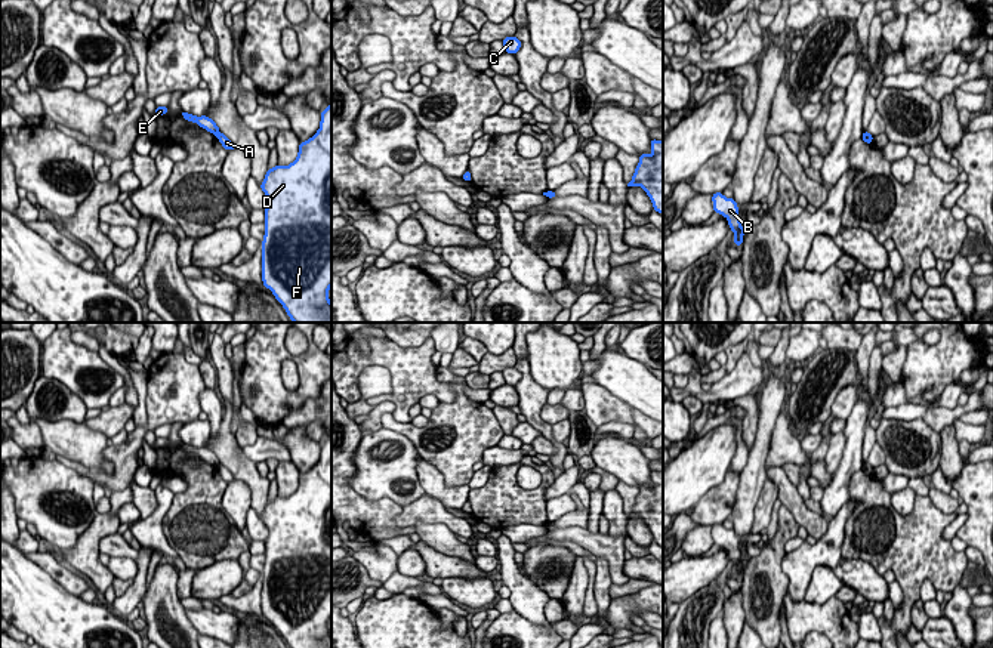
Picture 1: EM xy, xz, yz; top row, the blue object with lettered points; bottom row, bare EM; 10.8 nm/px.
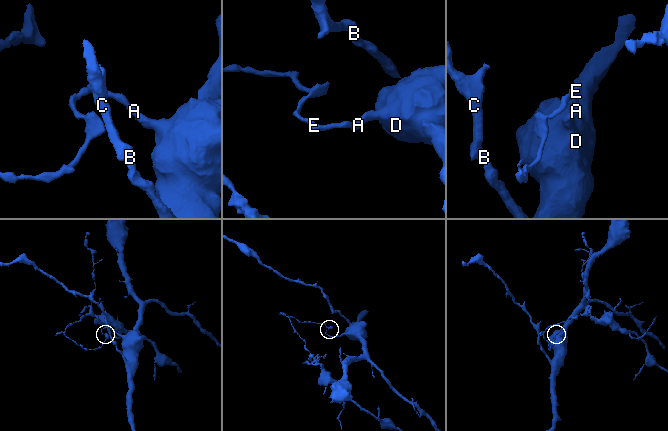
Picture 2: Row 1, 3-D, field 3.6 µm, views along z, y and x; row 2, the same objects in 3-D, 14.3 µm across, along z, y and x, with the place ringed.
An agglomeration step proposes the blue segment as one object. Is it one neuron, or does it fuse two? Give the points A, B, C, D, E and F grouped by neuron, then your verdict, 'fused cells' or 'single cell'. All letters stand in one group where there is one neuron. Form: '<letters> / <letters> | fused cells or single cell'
A B C D F / E | fused cells

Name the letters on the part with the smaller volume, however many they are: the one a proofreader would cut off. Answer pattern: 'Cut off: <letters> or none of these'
Cut off: E

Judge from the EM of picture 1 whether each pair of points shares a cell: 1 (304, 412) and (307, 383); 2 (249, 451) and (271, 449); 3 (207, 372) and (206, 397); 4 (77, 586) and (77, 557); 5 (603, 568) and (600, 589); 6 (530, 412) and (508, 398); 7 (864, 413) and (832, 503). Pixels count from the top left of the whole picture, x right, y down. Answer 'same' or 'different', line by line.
1: different
2: same
3: different
4: different
5: same
6: different
7: same

